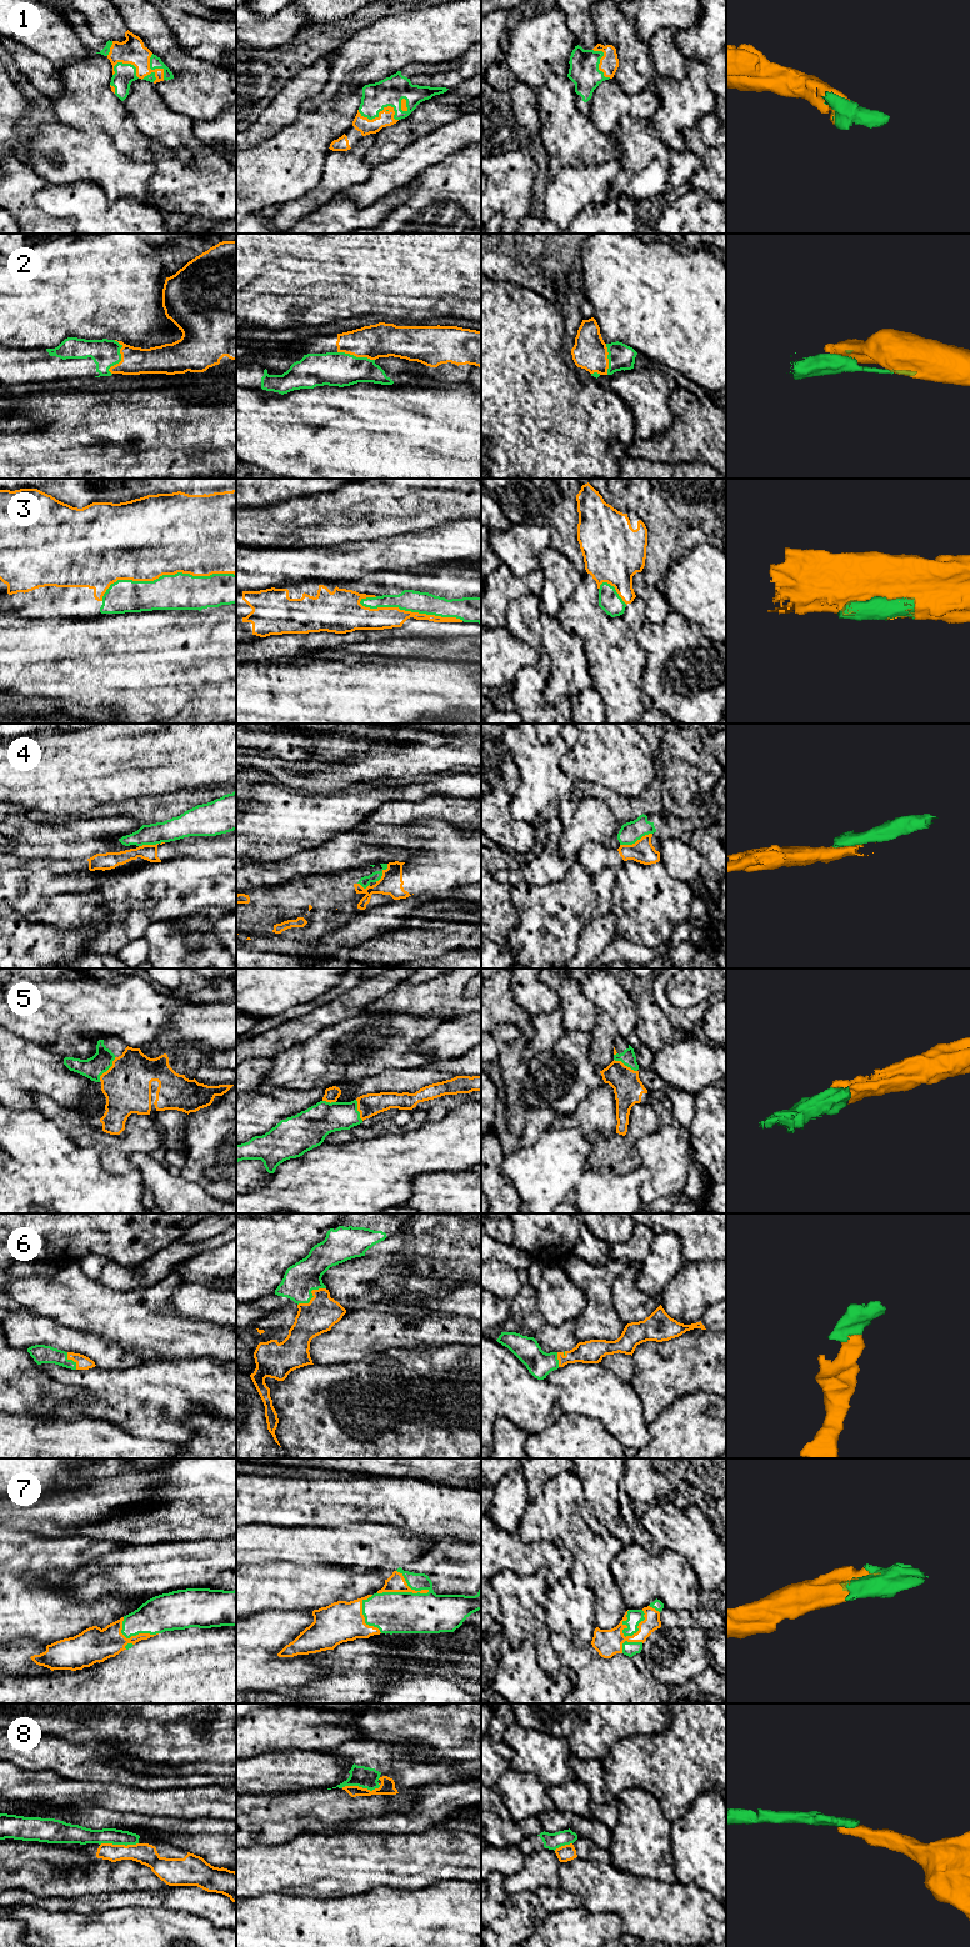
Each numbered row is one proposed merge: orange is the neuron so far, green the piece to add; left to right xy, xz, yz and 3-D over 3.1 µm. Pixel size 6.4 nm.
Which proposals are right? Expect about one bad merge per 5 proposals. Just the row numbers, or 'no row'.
1, 2, 3, 5, 6, 7

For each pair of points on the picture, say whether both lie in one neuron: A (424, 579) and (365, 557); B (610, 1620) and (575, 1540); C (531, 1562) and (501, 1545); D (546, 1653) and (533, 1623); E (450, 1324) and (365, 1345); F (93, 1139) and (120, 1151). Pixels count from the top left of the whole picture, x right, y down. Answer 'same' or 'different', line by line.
A: different
B: same
C: same
D: same
E: same
F: same

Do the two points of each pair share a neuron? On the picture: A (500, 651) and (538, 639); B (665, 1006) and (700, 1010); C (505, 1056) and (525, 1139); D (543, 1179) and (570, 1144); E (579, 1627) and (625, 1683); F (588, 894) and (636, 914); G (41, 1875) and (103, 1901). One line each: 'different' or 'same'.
A: different
B: same
C: different
D: same
E: different
F: different
G: different

